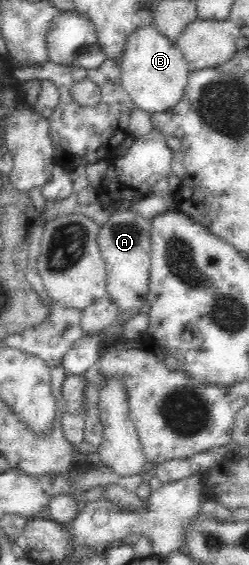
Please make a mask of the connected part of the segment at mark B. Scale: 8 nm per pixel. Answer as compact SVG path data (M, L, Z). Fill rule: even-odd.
M153 25L139 28L130 36L130 39L127 40L125 52L118 61L121 68L120 80L122 88L132 98L136 108L153 114L173 108L183 98L190 76L187 61L176 41L169 41L166 36L155 30Z

